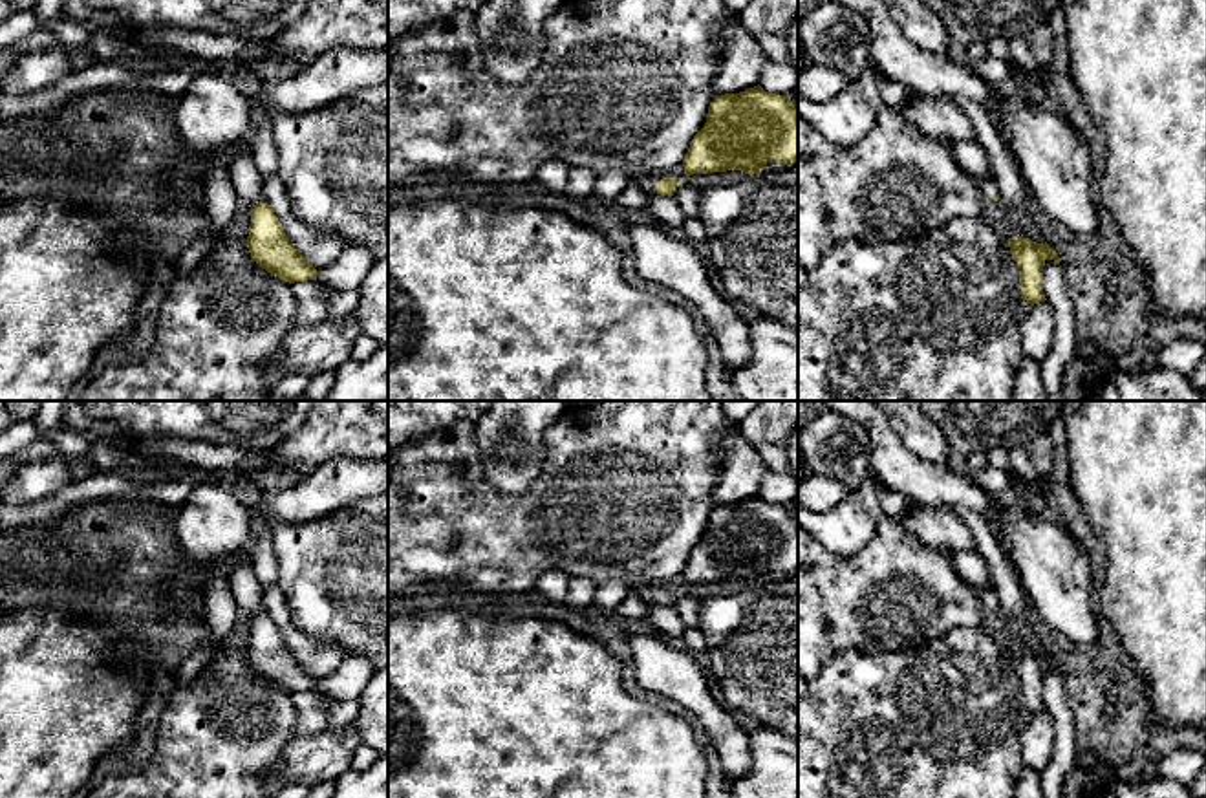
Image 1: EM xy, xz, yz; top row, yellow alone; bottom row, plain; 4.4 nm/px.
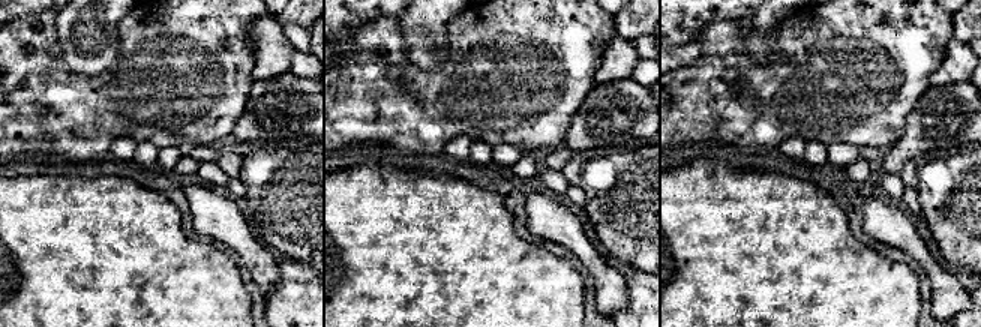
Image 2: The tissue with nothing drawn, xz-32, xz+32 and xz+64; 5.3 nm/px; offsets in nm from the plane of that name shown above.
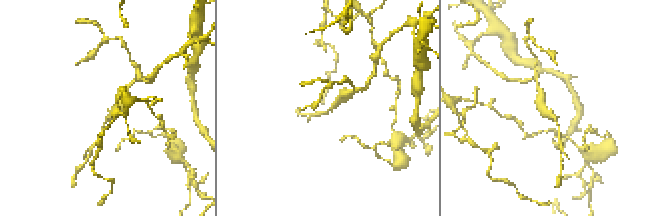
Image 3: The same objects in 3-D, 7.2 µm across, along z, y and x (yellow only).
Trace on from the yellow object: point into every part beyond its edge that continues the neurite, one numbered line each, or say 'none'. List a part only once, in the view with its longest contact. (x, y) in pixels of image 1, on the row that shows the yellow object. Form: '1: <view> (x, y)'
1: xz (648, 183)

